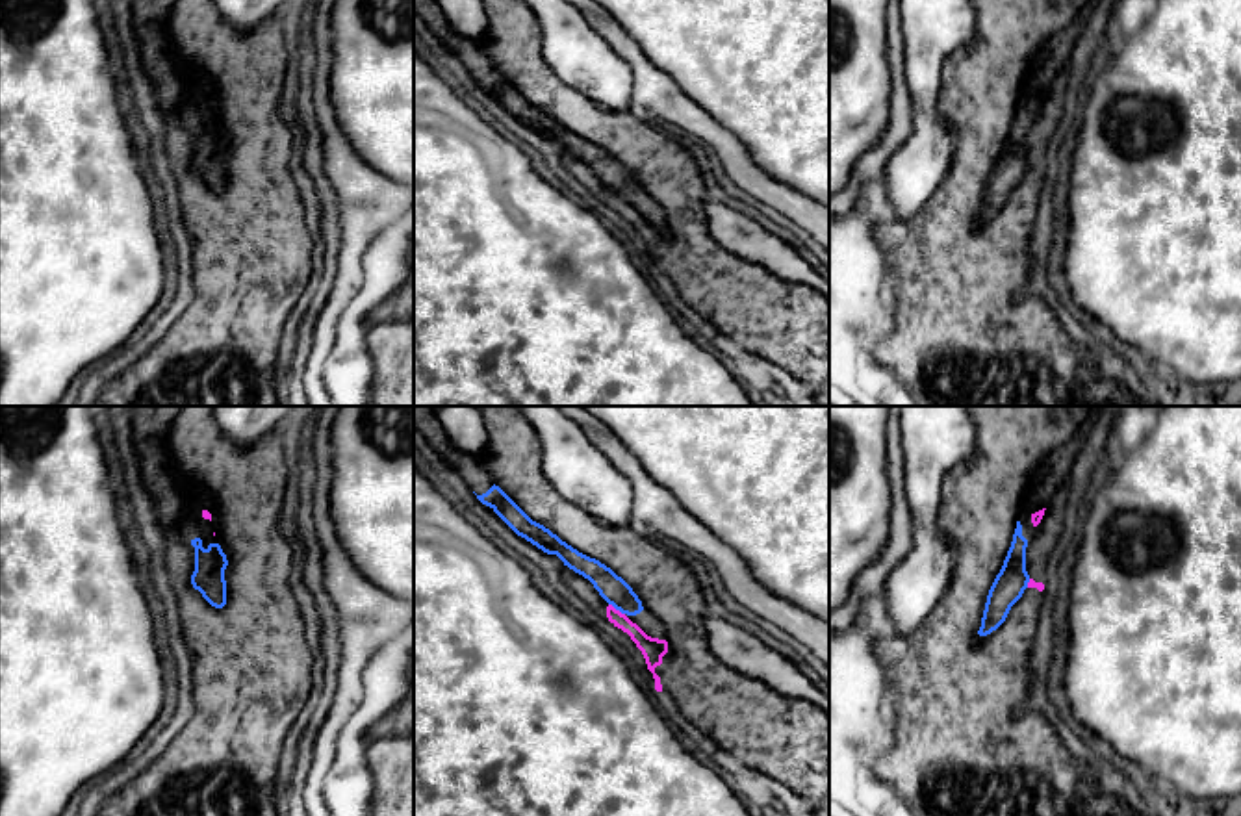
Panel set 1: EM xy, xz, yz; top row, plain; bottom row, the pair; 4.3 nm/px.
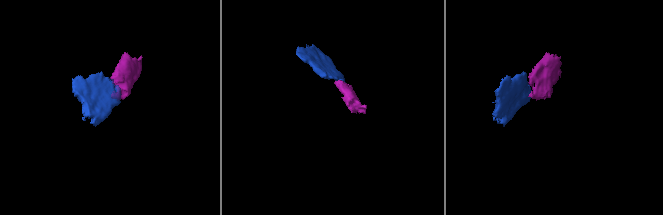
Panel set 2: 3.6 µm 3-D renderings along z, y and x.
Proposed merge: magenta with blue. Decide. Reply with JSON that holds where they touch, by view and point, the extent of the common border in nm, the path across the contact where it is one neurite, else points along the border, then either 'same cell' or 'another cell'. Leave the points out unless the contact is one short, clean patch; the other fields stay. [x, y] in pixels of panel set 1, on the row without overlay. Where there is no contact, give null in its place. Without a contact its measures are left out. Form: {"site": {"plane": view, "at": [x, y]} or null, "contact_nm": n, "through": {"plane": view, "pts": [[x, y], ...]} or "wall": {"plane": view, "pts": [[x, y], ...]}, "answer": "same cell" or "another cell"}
{"site": {"plane": "xz", "at": [614, 193]}, "contact_nm": 90, "through": {"plane": "xz", "pts": [[653, 234], [614, 193], [614, 175]]}, "answer": "same cell"}

